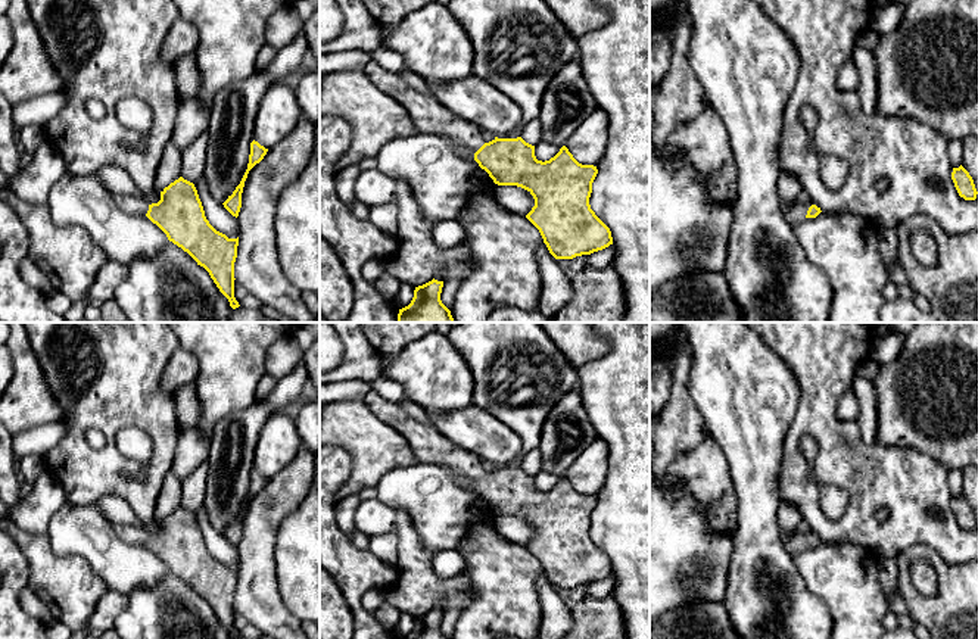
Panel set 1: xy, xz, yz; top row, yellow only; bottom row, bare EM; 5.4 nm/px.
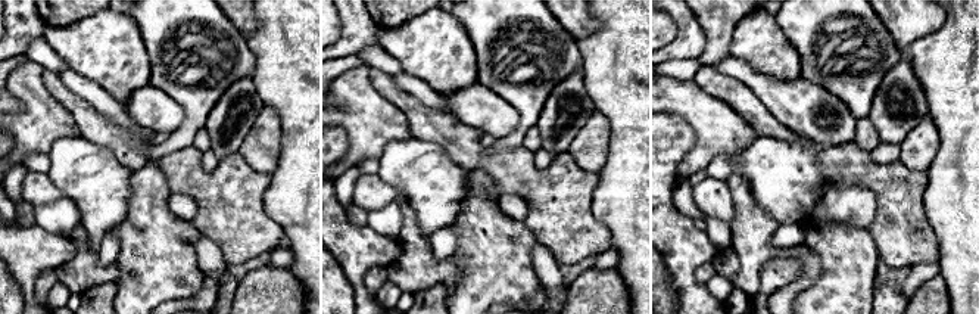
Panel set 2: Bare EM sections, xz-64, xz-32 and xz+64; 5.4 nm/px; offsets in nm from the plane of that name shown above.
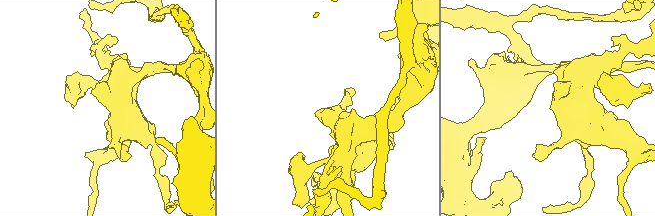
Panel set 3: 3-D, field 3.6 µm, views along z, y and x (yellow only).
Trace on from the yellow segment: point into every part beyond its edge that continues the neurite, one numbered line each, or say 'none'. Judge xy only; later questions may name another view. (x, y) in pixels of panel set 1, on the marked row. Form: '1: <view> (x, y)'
1: xy (133, 205)

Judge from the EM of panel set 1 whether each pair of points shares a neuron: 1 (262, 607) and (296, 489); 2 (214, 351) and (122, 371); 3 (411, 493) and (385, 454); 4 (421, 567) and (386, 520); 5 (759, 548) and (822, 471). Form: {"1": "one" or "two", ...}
{"1": "one", "2": "two", "3": "two", "4": "two", "5": "two"}

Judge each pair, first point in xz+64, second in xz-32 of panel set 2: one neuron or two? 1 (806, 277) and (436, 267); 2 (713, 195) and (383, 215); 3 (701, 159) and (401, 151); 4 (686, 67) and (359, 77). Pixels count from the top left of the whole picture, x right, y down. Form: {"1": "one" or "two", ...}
{"1": "one", "2": "two", "3": "two", "4": "two"}

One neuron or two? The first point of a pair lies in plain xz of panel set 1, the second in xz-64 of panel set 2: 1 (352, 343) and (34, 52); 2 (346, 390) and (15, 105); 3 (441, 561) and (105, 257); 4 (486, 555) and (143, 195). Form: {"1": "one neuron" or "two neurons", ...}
{"1": "two neurons", "2": "one neuron", "3": "one neuron", "4": "one neuron"}

